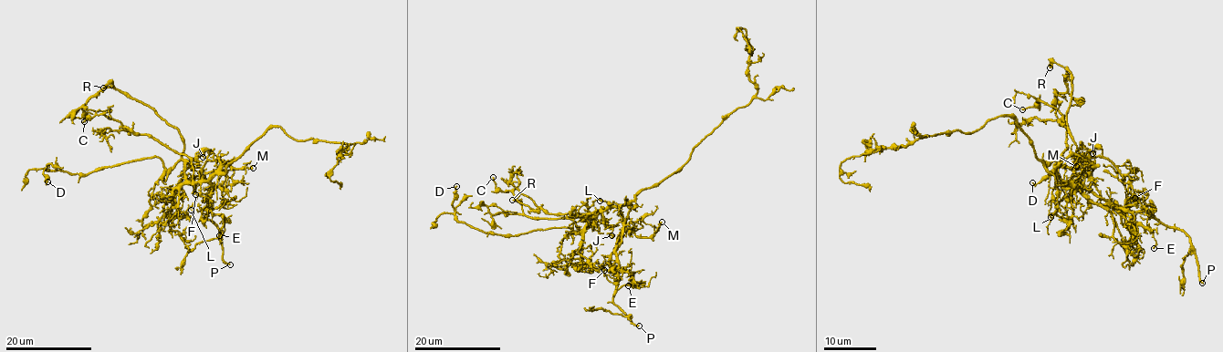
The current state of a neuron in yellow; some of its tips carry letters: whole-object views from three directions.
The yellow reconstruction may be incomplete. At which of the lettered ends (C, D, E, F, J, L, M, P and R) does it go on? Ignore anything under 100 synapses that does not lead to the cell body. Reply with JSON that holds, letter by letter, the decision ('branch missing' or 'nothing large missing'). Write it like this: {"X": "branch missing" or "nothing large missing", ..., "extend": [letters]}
{"C": "nothing large missing", "D": "nothing large missing", "E": "nothing large missing", "F": "nothing large missing", "J": "nothing large missing", "L": "nothing large missing", "M": "nothing large missing", "P": "branch missing", "R": "nothing large missing", "extend": ["P"]}

